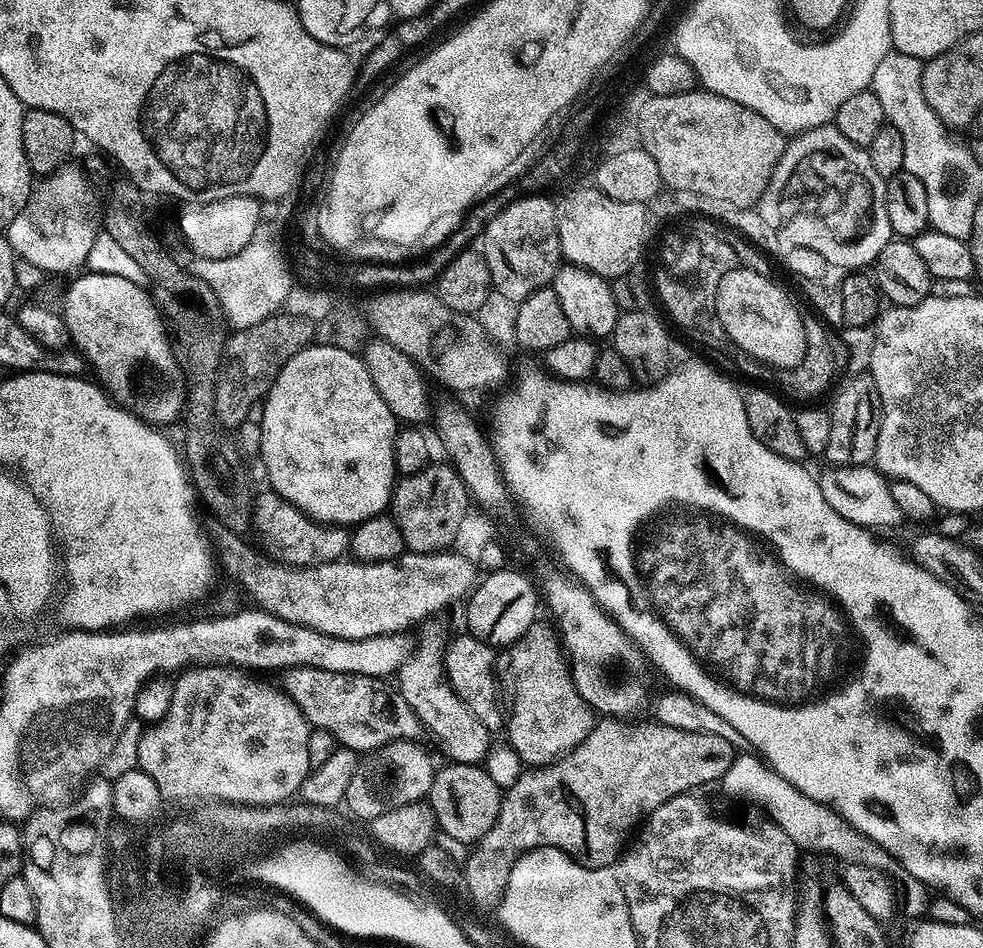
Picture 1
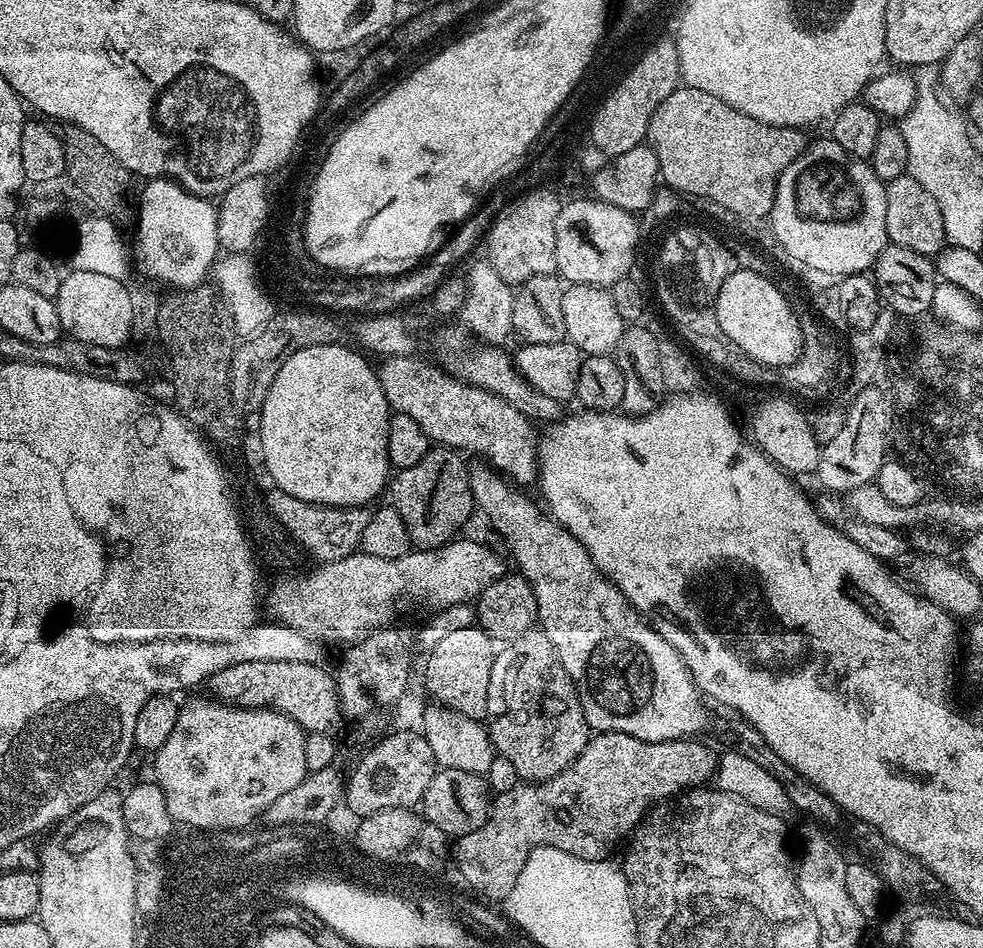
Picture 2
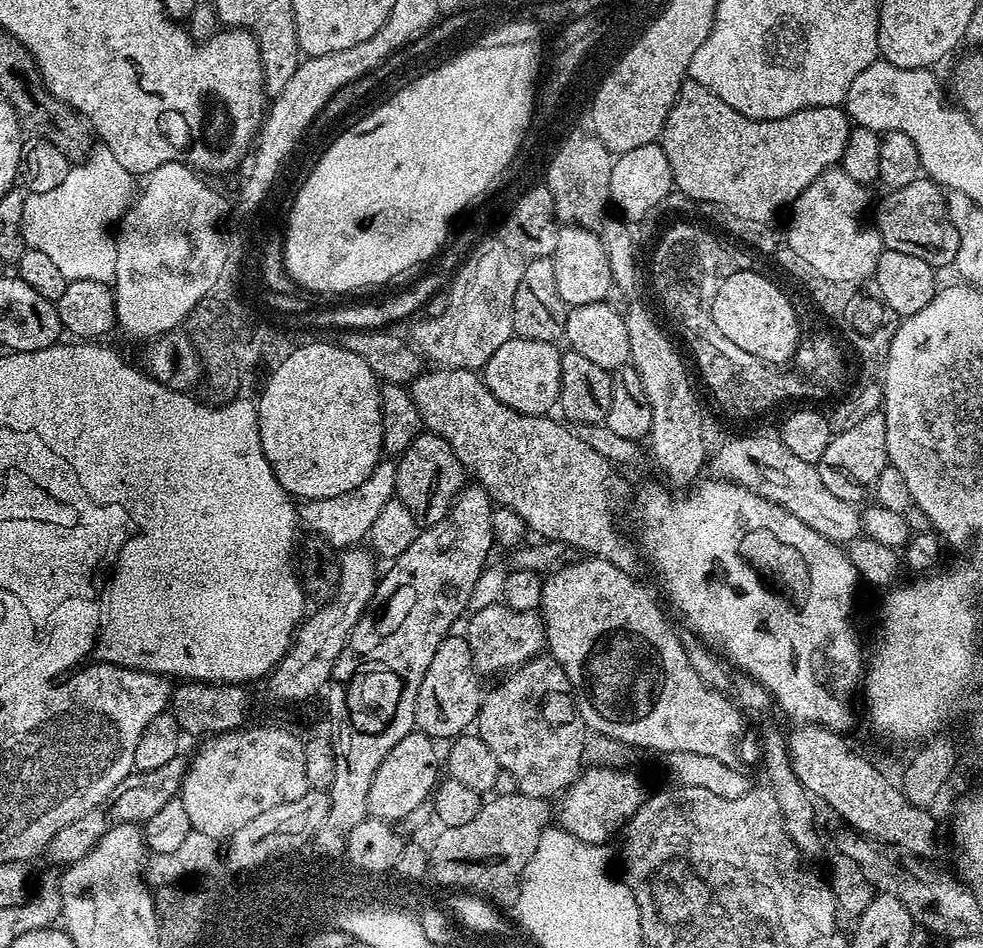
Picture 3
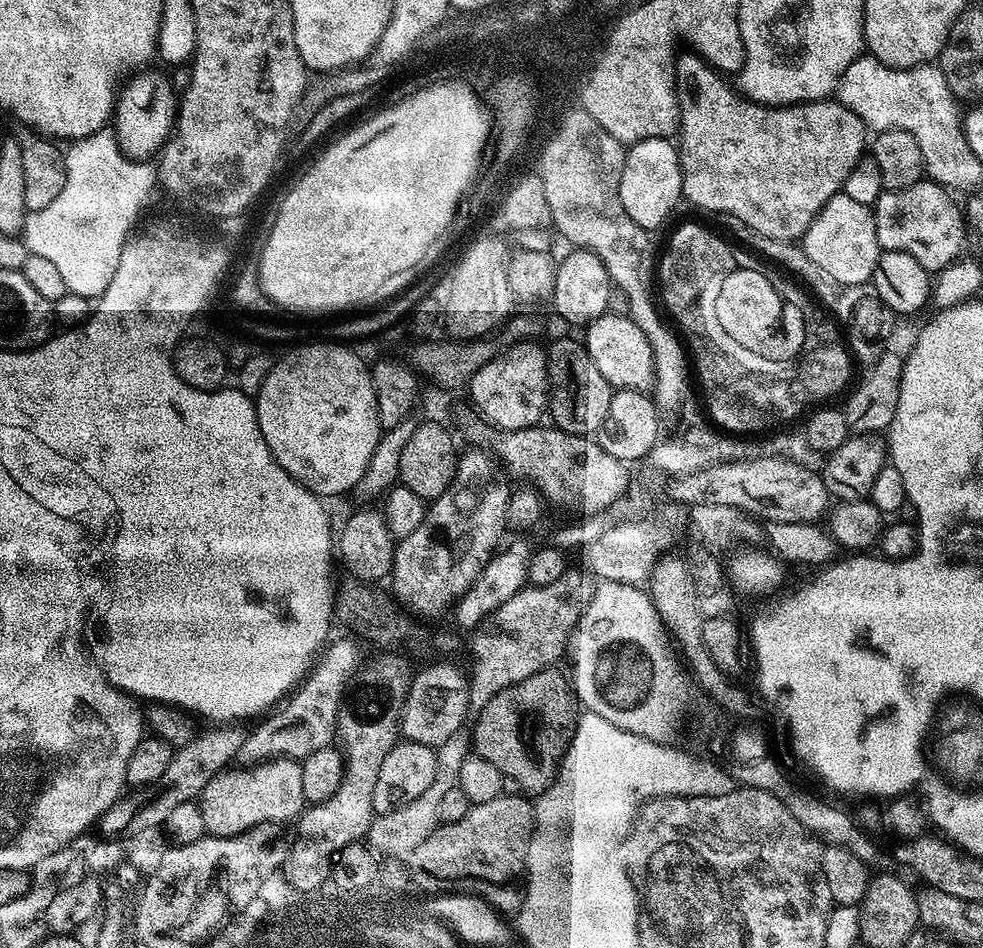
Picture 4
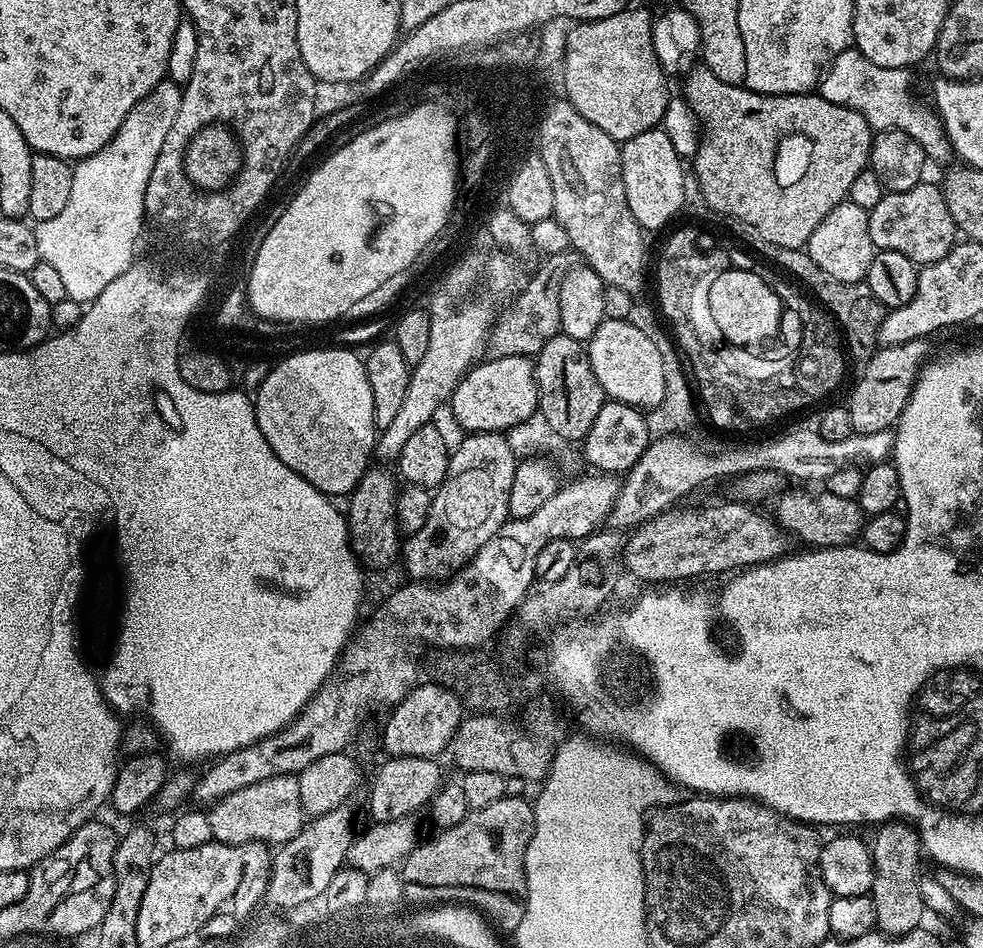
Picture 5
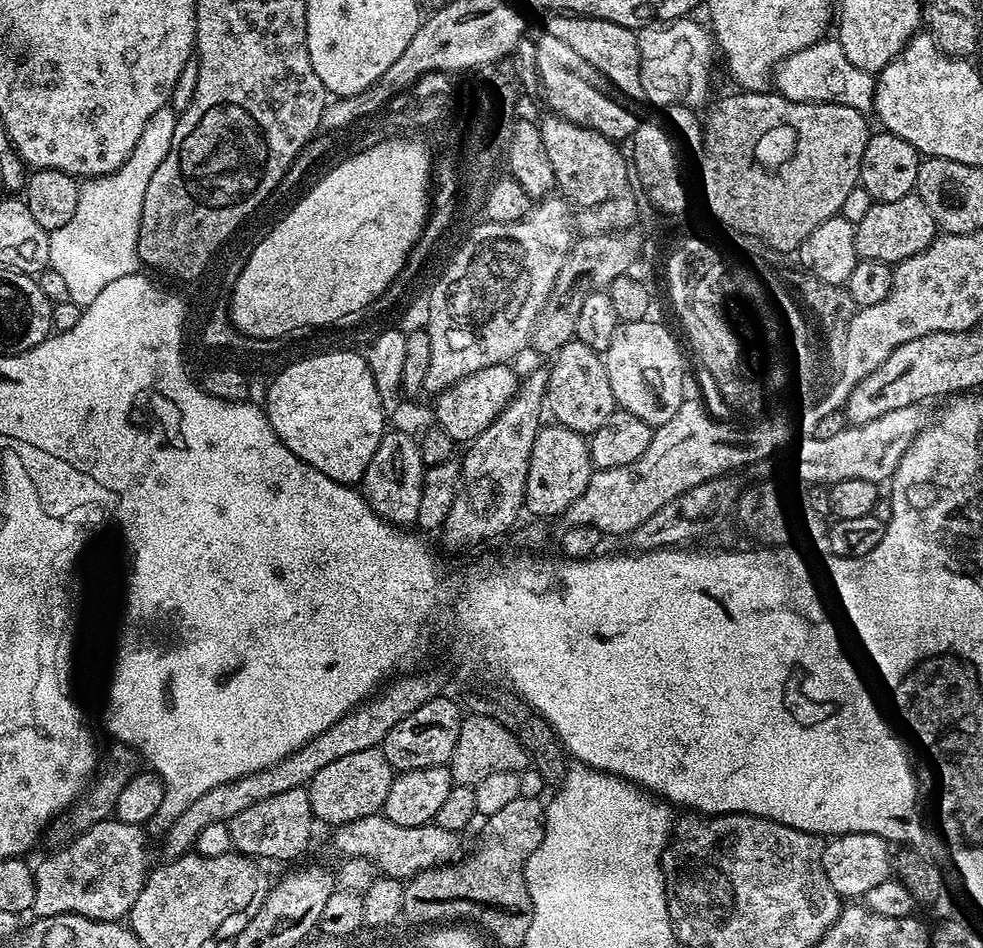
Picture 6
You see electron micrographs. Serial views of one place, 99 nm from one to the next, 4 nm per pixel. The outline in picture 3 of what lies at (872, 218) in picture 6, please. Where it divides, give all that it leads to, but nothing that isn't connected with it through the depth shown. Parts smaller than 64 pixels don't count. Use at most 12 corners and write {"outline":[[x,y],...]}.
{"outline":[[927,178],[874,208],[881,245],[955,265],[958,226]]}

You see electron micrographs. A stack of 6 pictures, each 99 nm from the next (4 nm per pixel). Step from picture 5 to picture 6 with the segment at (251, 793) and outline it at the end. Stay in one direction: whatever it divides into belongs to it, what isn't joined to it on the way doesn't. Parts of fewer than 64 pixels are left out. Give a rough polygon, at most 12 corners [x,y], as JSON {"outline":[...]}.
{"outline":[[307,787],[227,821],[233,849],[294,859],[312,836]]}

